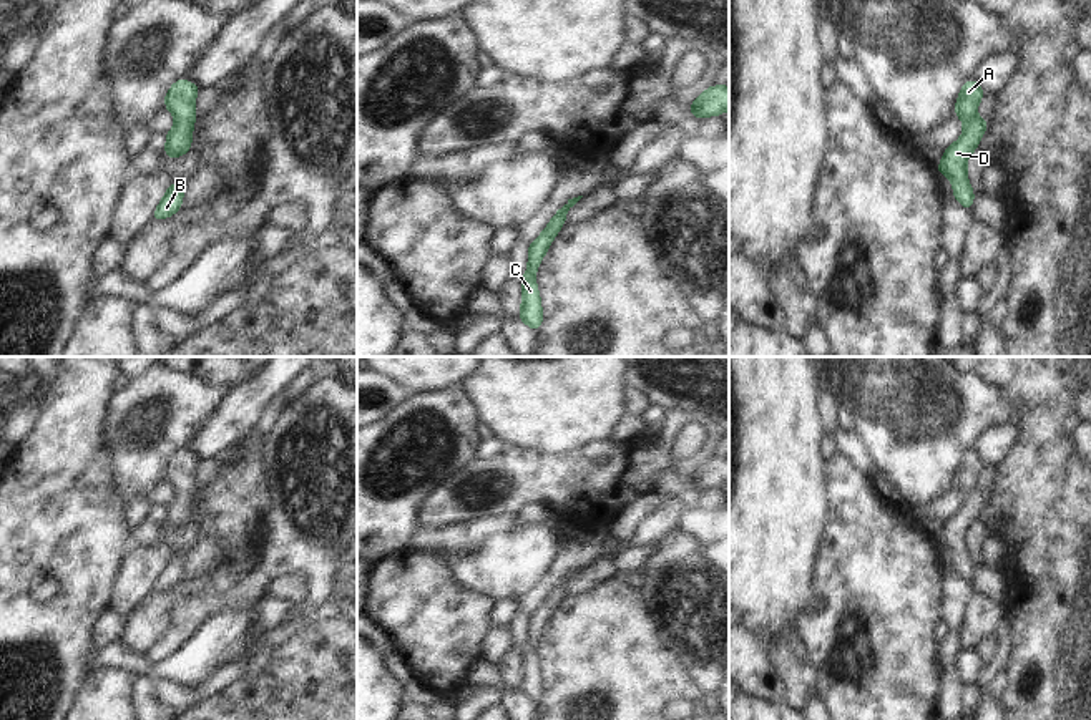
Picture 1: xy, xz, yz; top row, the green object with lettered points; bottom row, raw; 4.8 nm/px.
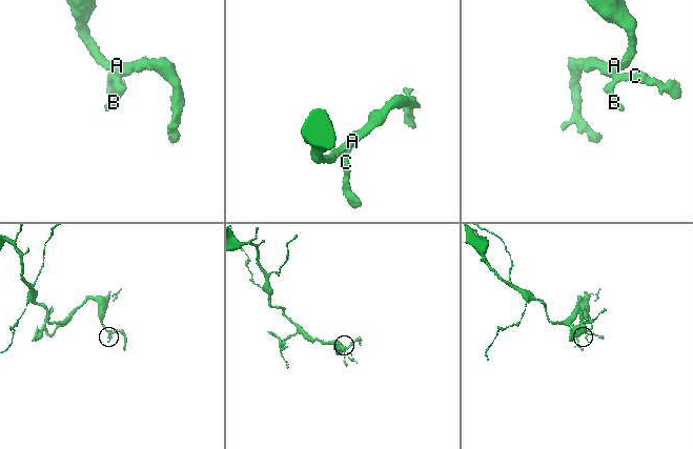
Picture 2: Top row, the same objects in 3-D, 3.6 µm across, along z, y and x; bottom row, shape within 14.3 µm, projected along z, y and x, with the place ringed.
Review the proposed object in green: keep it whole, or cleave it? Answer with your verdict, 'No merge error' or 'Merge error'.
No merge error.

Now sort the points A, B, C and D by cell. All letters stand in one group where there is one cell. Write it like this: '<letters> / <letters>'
A B C D

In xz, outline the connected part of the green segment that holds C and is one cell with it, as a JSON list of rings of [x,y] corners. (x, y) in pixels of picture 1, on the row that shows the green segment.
[[[583,196],[568,199],[558,212],[551,217],[550,224],[543,229],[538,239],[528,246],[528,267],[521,279],[521,312],[518,319],[525,322],[533,332],[538,332],[543,314],[541,299],[538,294],[538,285],[535,282],[535,274],[541,259],[545,257],[551,241],[556,237],[558,231],[566,224],[566,212],[581,199]]]

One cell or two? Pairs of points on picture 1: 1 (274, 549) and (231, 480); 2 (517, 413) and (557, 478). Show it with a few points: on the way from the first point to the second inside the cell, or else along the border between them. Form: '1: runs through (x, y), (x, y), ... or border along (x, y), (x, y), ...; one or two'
1: border along (269, 493), (261, 543); two
2: border along (508, 443), (543, 453), (568, 453), (580, 447); two

